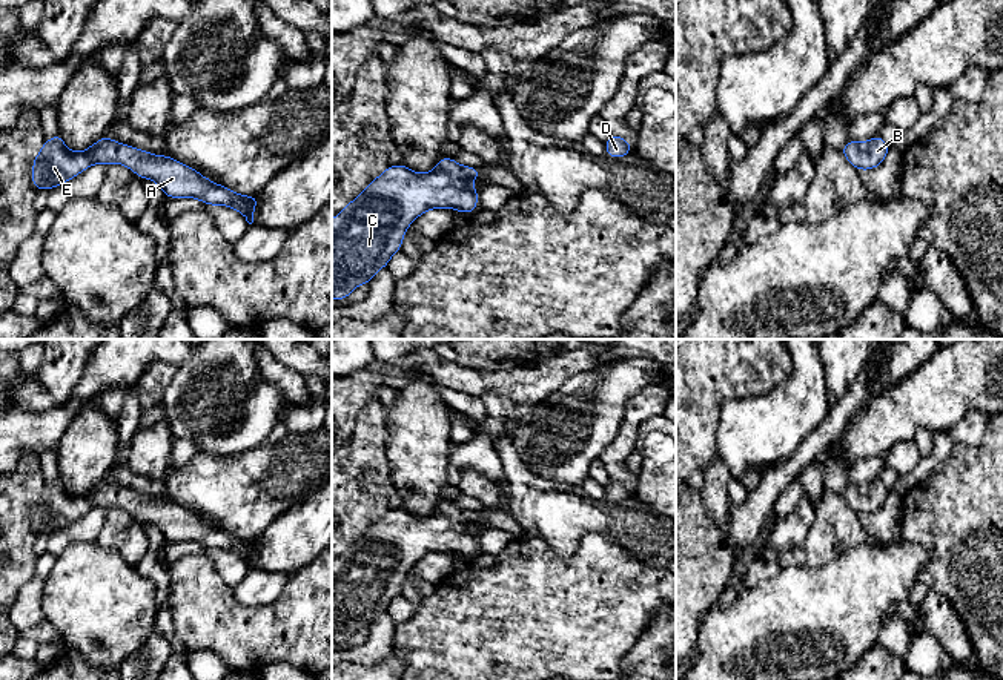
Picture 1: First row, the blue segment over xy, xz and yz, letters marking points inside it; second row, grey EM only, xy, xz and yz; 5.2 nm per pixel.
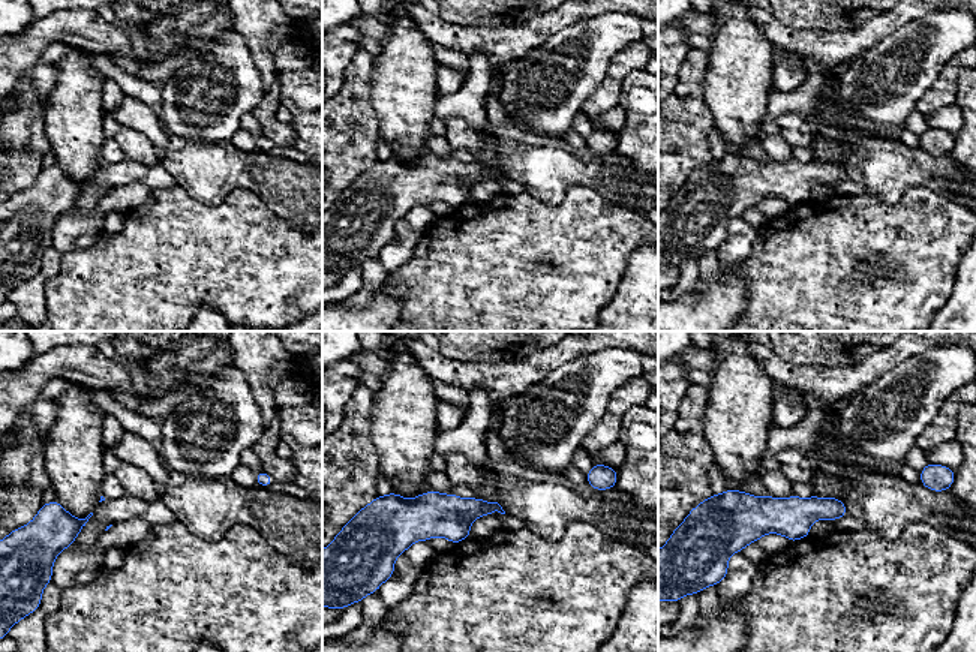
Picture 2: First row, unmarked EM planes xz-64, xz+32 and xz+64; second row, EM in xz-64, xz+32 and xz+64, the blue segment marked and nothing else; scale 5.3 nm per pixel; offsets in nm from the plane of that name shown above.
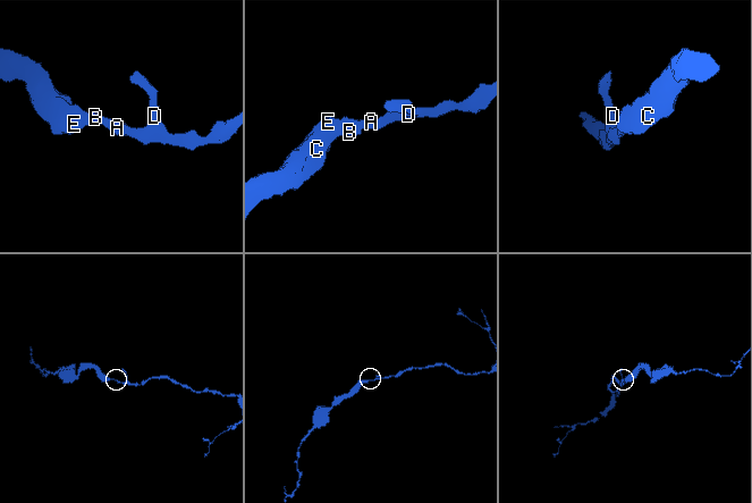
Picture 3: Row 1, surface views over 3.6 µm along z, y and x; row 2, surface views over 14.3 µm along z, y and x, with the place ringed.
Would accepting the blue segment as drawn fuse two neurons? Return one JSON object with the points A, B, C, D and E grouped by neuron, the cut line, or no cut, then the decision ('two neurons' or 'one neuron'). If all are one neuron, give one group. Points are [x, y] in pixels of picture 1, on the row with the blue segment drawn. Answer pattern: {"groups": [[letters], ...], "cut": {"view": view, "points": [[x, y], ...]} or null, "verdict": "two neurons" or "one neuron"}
{"groups": [["A", "B", "C", "D", "E"]], "cut": null, "verdict": "one neuron"}

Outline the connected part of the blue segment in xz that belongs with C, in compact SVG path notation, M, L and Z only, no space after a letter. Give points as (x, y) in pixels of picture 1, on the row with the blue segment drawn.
M442 157L436 166L429 172L429 173L418 173L412 169L409 169L406 164L398 164L398 166L389 166L381 175L378 175L355 200L352 200L333 220L332 220L332 299L341 301L346 299L352 295L352 292L359 286L359 284L370 284L373 279L375 273L381 269L386 269L389 266L389 259L401 250L402 247L402 239L410 227L410 224L421 216L424 212L430 209L455 209L458 212L462 212L465 215L472 213L473 210L478 209L478 190L479 187L472 187L468 184L470 180L479 178L482 173L481 169L470 167L470 166L461 166L450 157Z

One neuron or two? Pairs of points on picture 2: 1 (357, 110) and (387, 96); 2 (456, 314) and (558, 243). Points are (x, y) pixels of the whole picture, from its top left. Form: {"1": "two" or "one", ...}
{"1": "two", "2": "one"}

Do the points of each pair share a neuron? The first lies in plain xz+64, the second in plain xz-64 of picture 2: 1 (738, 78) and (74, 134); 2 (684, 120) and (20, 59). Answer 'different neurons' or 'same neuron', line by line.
1: same neuron
2: different neurons

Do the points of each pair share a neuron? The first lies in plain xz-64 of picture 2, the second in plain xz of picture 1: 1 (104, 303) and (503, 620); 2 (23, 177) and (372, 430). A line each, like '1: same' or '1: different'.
1: same
2: same

